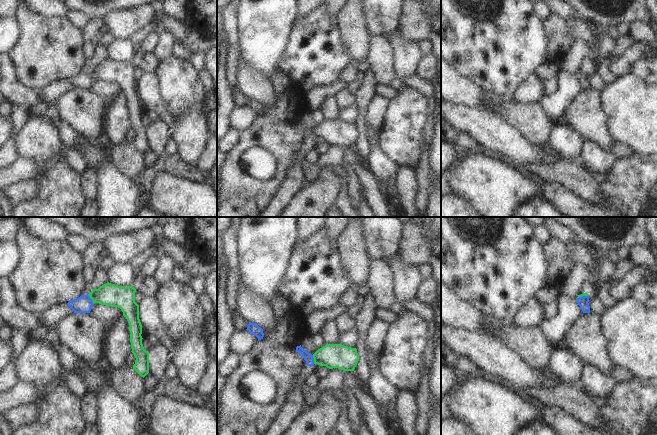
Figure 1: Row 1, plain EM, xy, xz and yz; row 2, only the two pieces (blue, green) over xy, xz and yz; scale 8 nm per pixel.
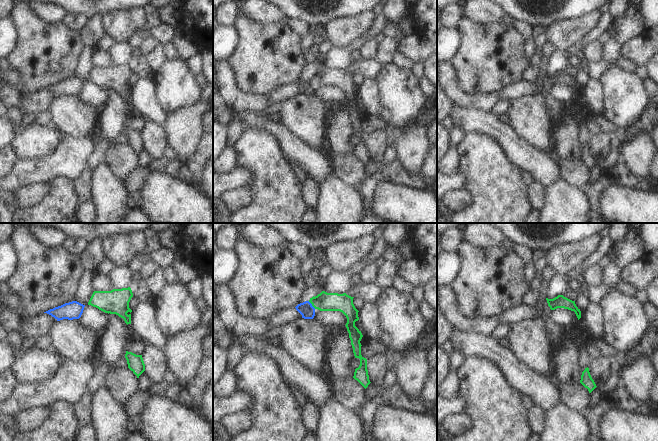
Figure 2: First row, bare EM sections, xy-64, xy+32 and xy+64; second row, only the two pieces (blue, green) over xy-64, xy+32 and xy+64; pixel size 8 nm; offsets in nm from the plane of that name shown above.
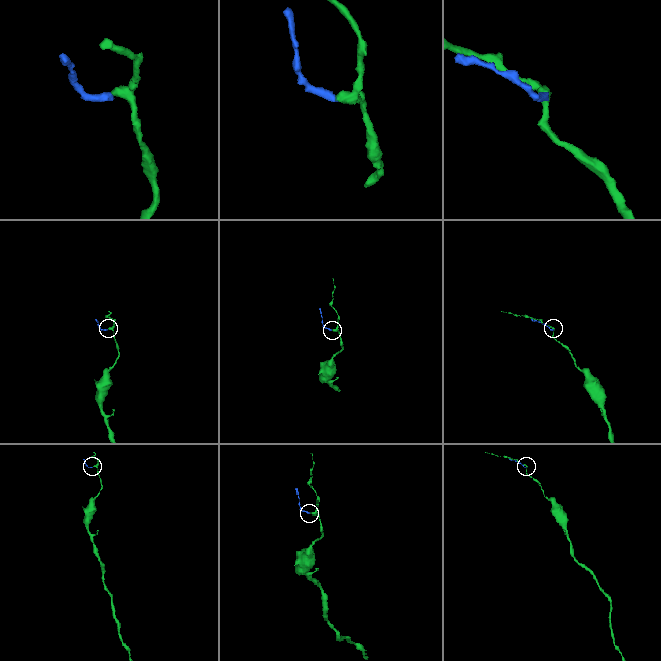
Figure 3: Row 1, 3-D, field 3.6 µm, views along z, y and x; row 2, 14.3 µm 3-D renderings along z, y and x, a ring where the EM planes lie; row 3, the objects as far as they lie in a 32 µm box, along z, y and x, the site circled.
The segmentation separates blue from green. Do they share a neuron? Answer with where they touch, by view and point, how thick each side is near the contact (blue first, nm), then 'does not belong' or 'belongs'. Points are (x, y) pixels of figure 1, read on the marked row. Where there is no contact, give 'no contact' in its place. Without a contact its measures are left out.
contact xy (90, 298); calibres 140 and 180 nm; belongs

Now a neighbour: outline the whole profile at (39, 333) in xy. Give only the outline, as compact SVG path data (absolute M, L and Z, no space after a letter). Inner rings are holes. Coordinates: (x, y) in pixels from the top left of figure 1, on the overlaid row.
M55 326L54 327L38 327L36 329L31 330L28 335L29 343L43 340L47 332L52 328L55 328Z

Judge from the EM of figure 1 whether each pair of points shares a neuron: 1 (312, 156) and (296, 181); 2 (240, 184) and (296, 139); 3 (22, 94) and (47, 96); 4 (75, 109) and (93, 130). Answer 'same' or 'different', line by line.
1: different
2: same
3: different
4: same

